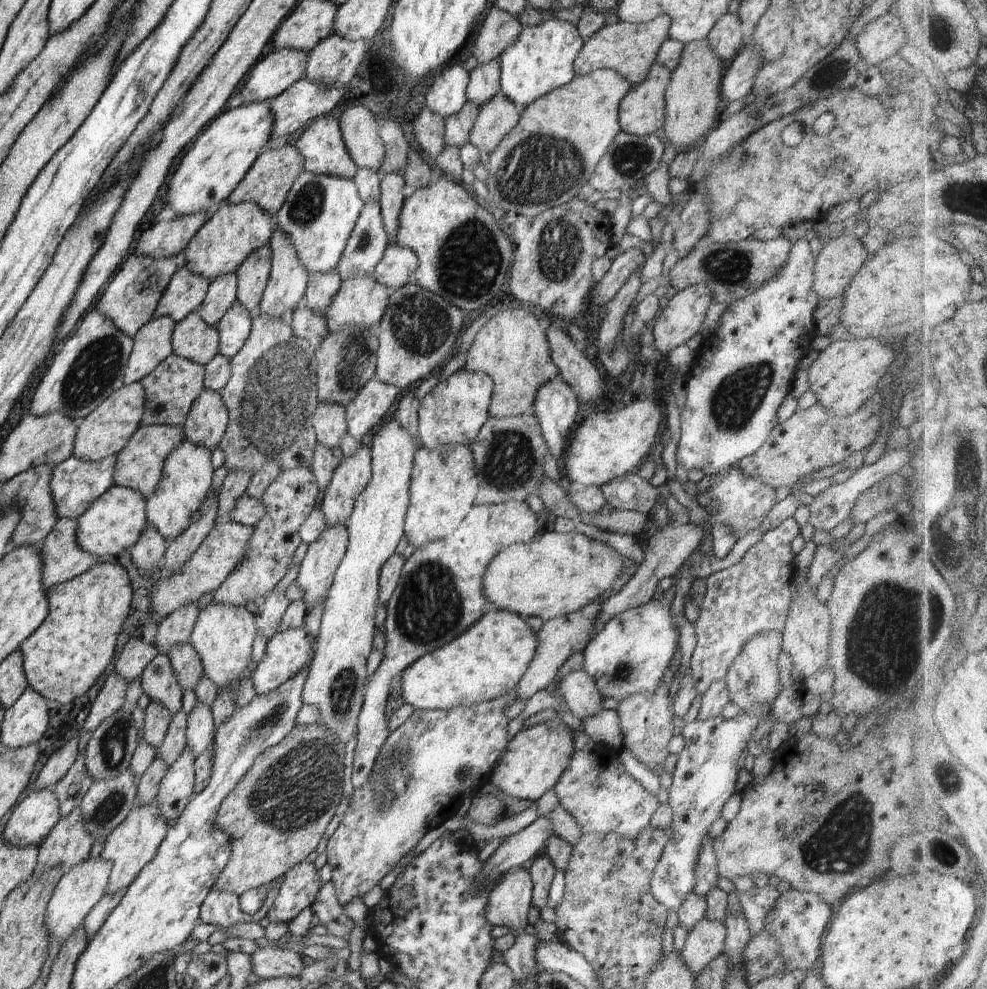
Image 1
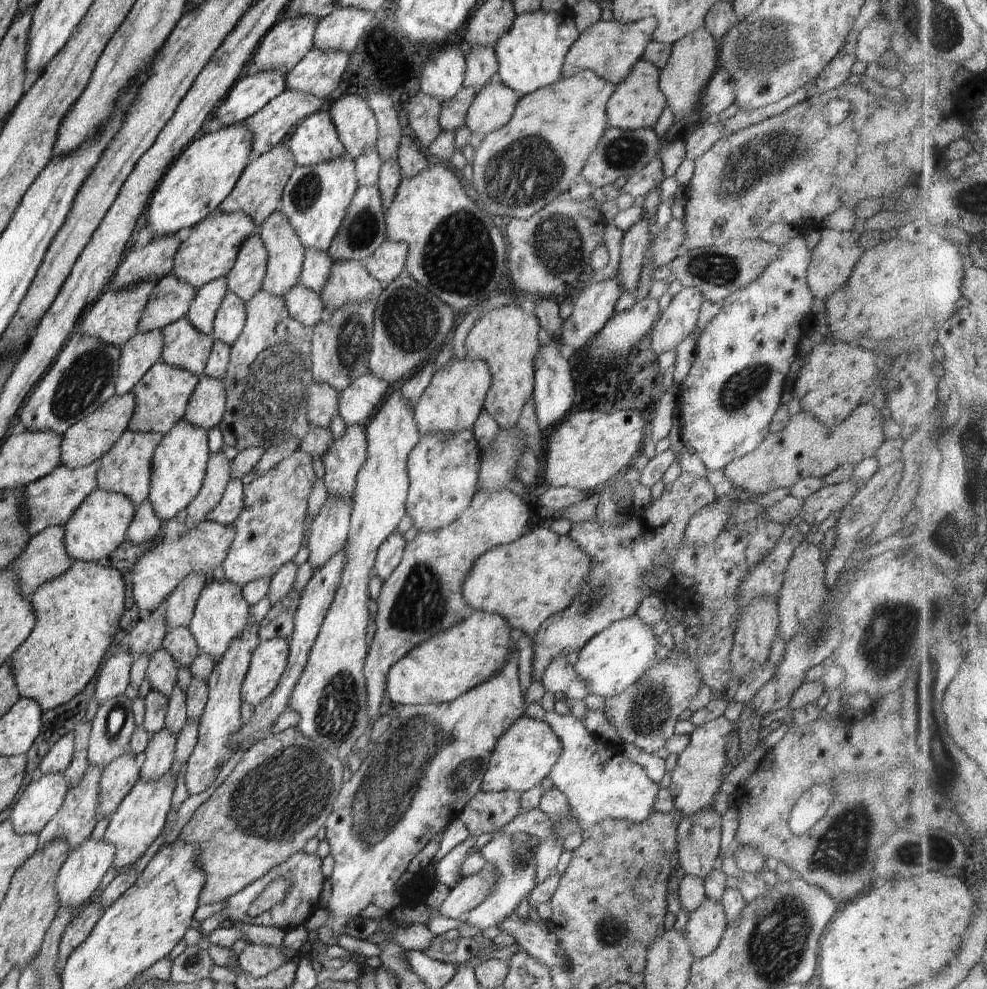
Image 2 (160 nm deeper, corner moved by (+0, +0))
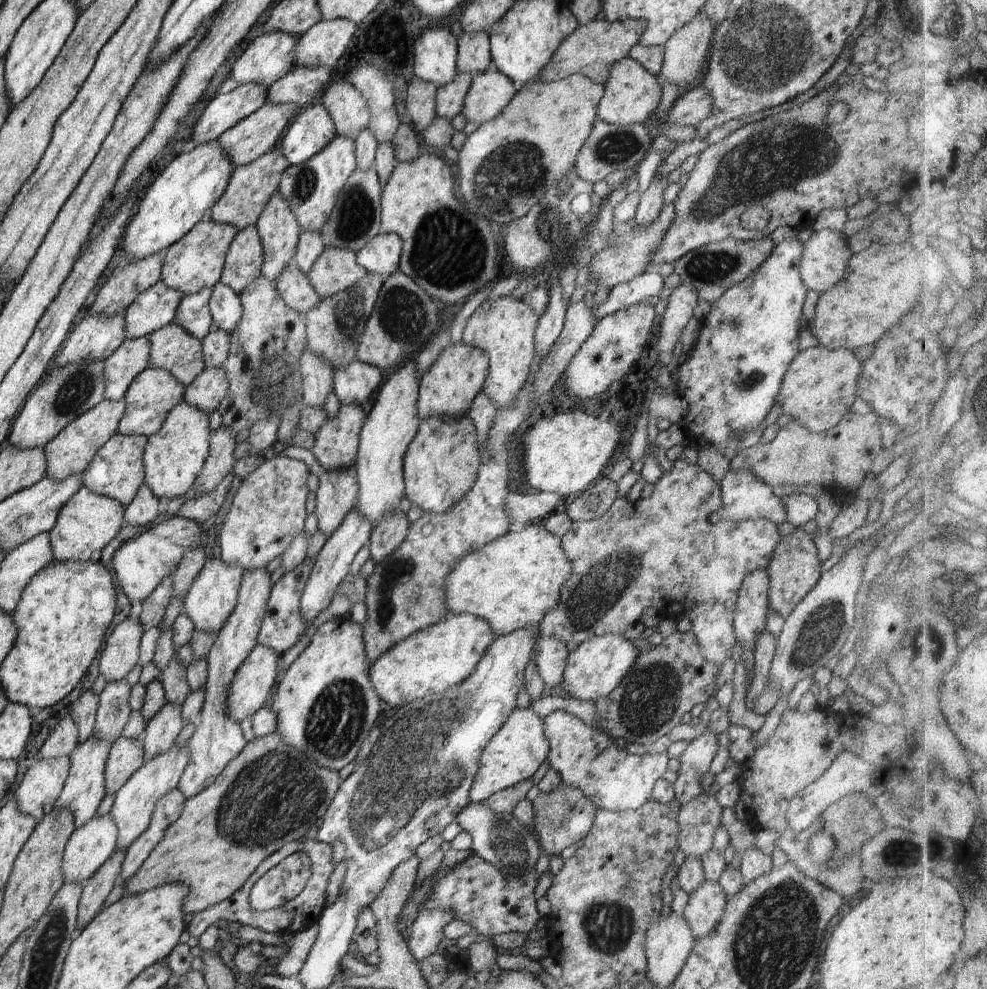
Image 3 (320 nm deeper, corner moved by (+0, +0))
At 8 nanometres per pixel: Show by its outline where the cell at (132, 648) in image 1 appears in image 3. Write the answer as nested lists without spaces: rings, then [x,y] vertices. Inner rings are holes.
[[[174,572],[165,576],[165,579],[160,581],[156,590],[141,602],[142,611],[139,621],[145,629],[162,624],[165,610],[174,595],[173,574]]]

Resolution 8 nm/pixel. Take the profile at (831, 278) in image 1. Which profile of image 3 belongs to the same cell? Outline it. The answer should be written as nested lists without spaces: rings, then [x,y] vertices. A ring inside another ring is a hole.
[[[814,231],[803,244],[799,273],[808,290],[823,293],[844,278],[853,256],[842,231]]]

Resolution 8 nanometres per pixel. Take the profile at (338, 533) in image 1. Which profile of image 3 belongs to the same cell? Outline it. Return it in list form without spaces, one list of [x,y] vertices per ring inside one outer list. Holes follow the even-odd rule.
[[[299,442],[281,449],[281,452],[293,459],[304,461],[309,468],[309,472],[318,477],[318,489],[315,491],[315,513],[318,518],[317,526],[319,528],[318,530],[329,537],[333,533],[333,530],[337,529],[338,525],[341,525],[341,520],[345,519],[345,514],[348,514],[350,509],[356,508],[356,504],[359,501],[359,484],[355,465],[346,467],[345,469],[326,470],[323,466],[320,466],[313,452],[309,449],[305,449]]]

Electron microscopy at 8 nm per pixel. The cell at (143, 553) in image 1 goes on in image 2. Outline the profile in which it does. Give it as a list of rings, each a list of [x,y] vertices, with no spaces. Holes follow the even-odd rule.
[[[146,499],[134,512],[134,518],[126,534],[127,540],[136,546],[146,542],[155,543],[154,539],[158,538],[161,526],[161,520],[154,514],[152,504]]]

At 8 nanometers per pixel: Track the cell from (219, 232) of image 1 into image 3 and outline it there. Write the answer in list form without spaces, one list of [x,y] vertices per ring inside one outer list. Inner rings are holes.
[[[205,217],[186,236],[167,248],[163,258],[160,281],[183,295],[194,294],[205,288],[212,289],[221,280],[230,243],[238,231],[233,226],[218,224]]]

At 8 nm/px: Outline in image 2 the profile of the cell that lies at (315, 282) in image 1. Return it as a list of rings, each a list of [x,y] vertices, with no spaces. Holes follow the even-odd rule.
[[[306,249],[299,283],[308,290],[320,294],[326,282],[330,280],[330,268],[333,261],[327,252],[316,249]]]

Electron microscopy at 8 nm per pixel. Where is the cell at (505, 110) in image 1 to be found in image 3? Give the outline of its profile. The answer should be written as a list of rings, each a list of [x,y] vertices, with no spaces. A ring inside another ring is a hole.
[[[494,67],[472,76],[461,113],[470,122],[481,125],[500,114],[522,85],[513,83],[508,76]]]

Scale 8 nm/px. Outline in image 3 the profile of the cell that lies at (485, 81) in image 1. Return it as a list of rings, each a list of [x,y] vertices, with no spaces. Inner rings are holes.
[[[486,31],[463,33],[457,38],[456,66],[458,73],[481,73],[492,68],[490,39]]]

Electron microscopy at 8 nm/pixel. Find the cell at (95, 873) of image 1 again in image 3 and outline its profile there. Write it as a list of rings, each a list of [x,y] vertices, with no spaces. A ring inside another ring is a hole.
[[[110,813],[94,815],[88,822],[74,829],[63,850],[62,872],[65,881],[84,884],[117,849],[117,824]]]

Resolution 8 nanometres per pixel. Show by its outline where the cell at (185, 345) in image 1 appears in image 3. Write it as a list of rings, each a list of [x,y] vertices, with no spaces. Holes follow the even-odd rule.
[[[172,322],[148,335],[149,366],[168,371],[187,387],[205,367],[201,340]]]

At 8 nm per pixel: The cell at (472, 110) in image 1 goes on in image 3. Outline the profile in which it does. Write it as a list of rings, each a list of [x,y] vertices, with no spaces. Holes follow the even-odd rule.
[[[456,73],[452,82],[437,87],[436,116],[452,120],[463,109],[463,100],[471,85],[472,74]]]

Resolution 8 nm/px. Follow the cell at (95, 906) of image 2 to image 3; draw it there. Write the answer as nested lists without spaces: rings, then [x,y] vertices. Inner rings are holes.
[[[116,849],[108,860],[94,872],[83,884],[83,891],[77,908],[78,934],[100,912],[108,894],[116,886],[115,882],[121,873],[125,852]]]

